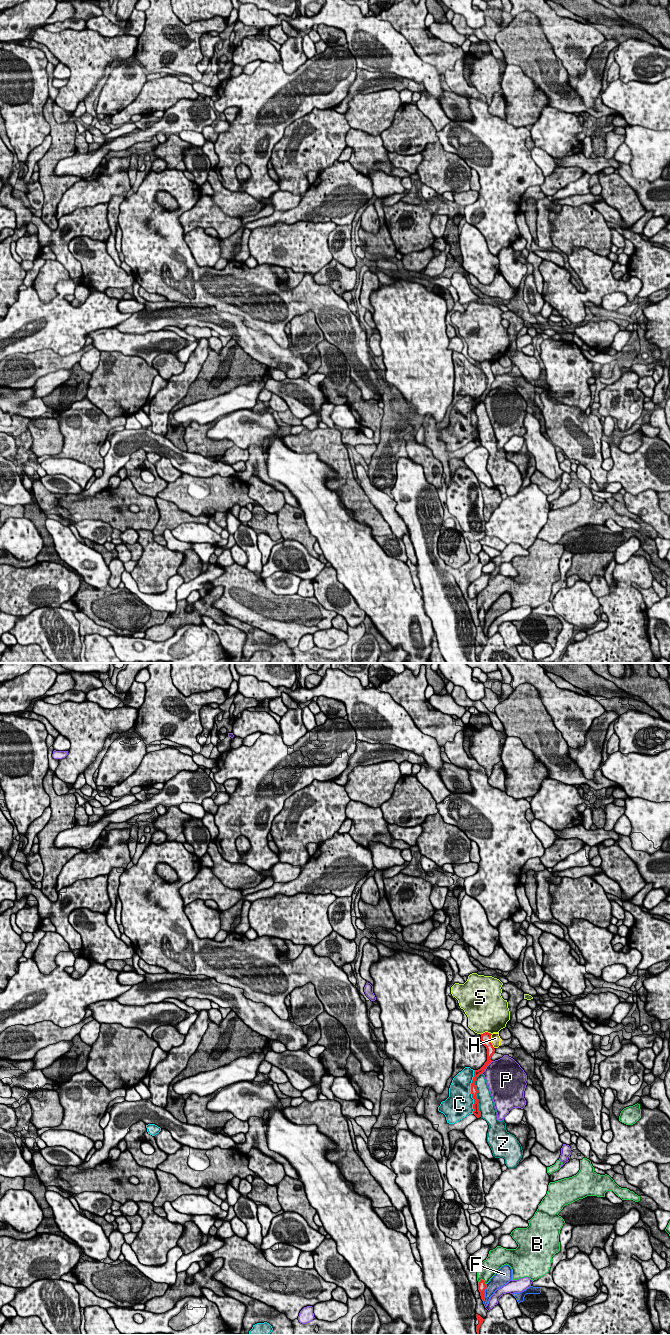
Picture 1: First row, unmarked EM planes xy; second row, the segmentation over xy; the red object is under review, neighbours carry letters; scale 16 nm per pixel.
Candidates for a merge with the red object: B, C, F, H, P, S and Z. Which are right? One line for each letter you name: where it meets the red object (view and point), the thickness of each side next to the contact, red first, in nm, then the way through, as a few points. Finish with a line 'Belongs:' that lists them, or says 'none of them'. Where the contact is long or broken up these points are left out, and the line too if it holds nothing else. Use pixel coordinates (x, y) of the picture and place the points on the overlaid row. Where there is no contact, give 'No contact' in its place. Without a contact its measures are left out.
Belongs: none of them

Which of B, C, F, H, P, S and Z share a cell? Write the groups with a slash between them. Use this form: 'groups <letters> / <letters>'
groups B / C H / F / P / S / Z

